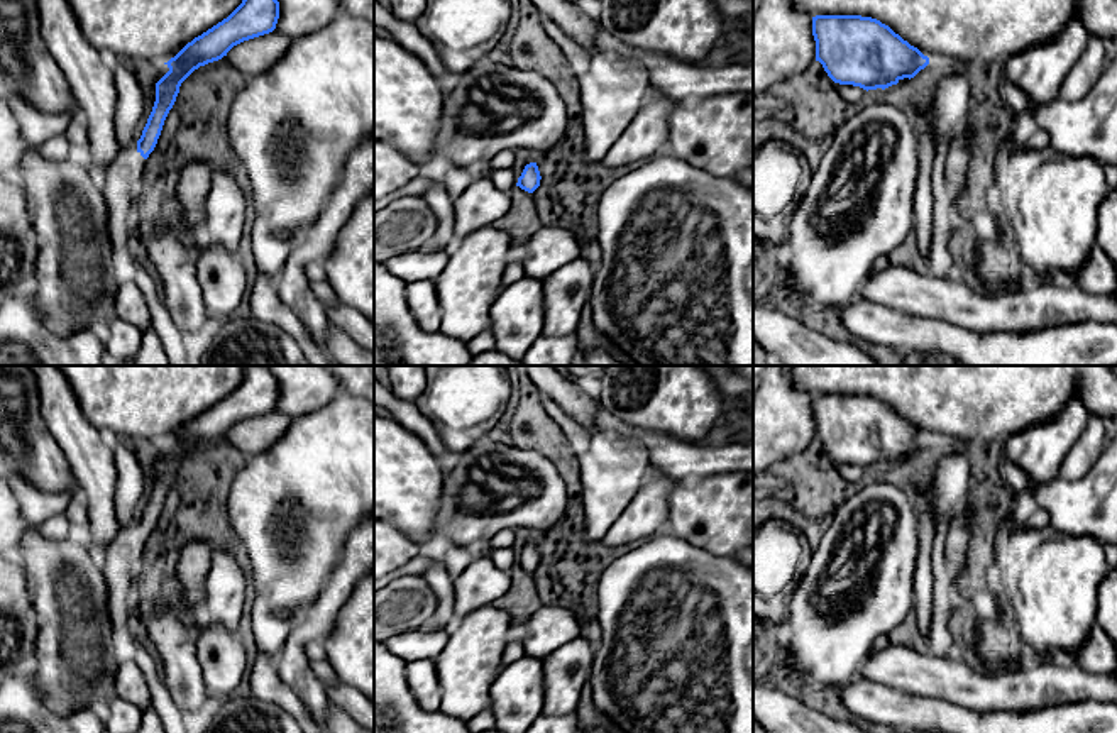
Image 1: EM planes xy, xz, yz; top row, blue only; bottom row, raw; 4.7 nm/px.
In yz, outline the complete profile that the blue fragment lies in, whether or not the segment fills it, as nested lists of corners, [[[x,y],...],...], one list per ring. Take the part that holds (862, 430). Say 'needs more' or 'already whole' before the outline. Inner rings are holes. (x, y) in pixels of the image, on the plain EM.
already whole | [[[816,394],[812,415],[816,440],[828,455],[867,471],[911,459],[929,444],[917,427],[872,396]]]

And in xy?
needs more | [[[244,366],[242,383],[227,398],[164,442],[169,450],[156,462],[156,481],[140,518],[118,532],[102,554],[108,616],[118,648],[124,645],[130,620],[134,576],[140,565],[146,538],[157,523],[181,462],[200,445],[227,435],[234,425],[272,411],[278,398],[279,381],[266,366]]]

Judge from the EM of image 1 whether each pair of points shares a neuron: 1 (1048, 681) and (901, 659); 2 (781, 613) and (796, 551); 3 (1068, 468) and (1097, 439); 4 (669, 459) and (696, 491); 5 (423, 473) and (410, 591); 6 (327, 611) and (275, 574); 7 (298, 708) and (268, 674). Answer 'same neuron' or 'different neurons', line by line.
1: same neuron
2: same neuron
3: same neuron
4: different neurons
5: different neurons
6: different neurons
7: same neuron

